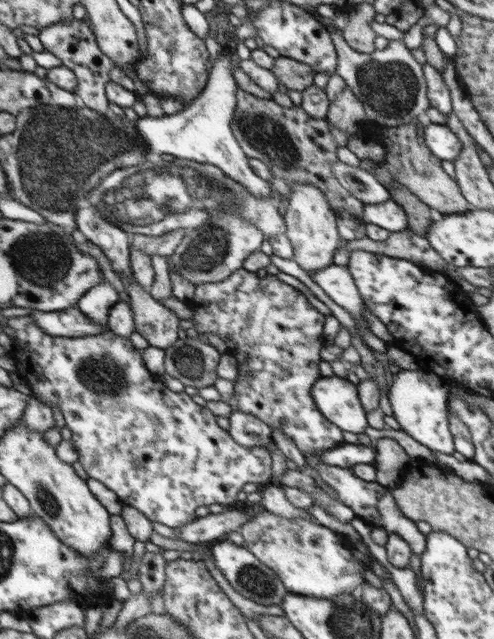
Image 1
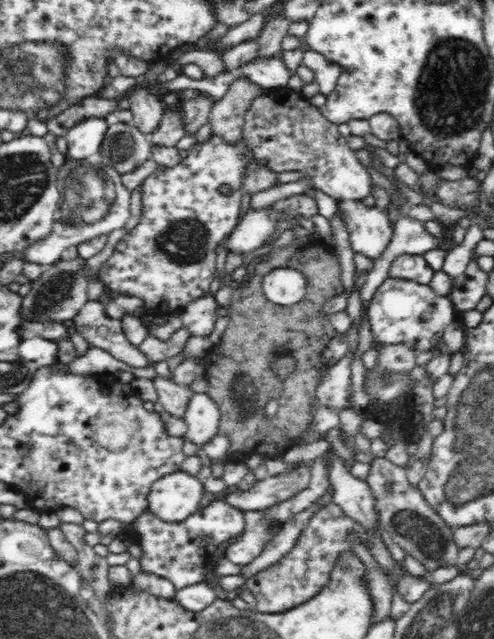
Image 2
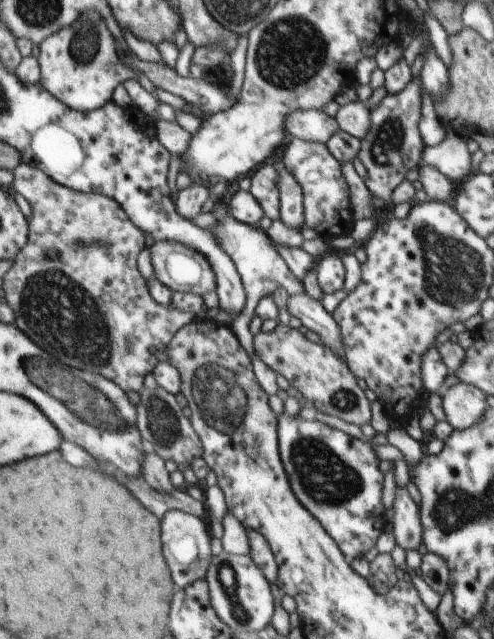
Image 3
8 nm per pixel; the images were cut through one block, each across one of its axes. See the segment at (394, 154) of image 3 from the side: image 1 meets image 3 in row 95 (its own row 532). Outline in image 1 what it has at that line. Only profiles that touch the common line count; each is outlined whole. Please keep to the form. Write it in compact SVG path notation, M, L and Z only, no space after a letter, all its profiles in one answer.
M307 458L307 466L310 466L312 470L316 470L320 475L320 478L328 486L334 488L338 494L339 500L346 506L349 506L356 517L362 518L369 522L370 526L383 527L388 534L396 533L398 536L404 538L406 543L410 545L411 553L421 556L426 548L426 535L418 530L413 520L406 518L398 506L396 506L396 500L392 496L392 492L388 487L381 485L374 481L365 481L358 478L351 469L340 468L340 466L328 466L328 464L322 464L322 462L316 462L316 458Z

